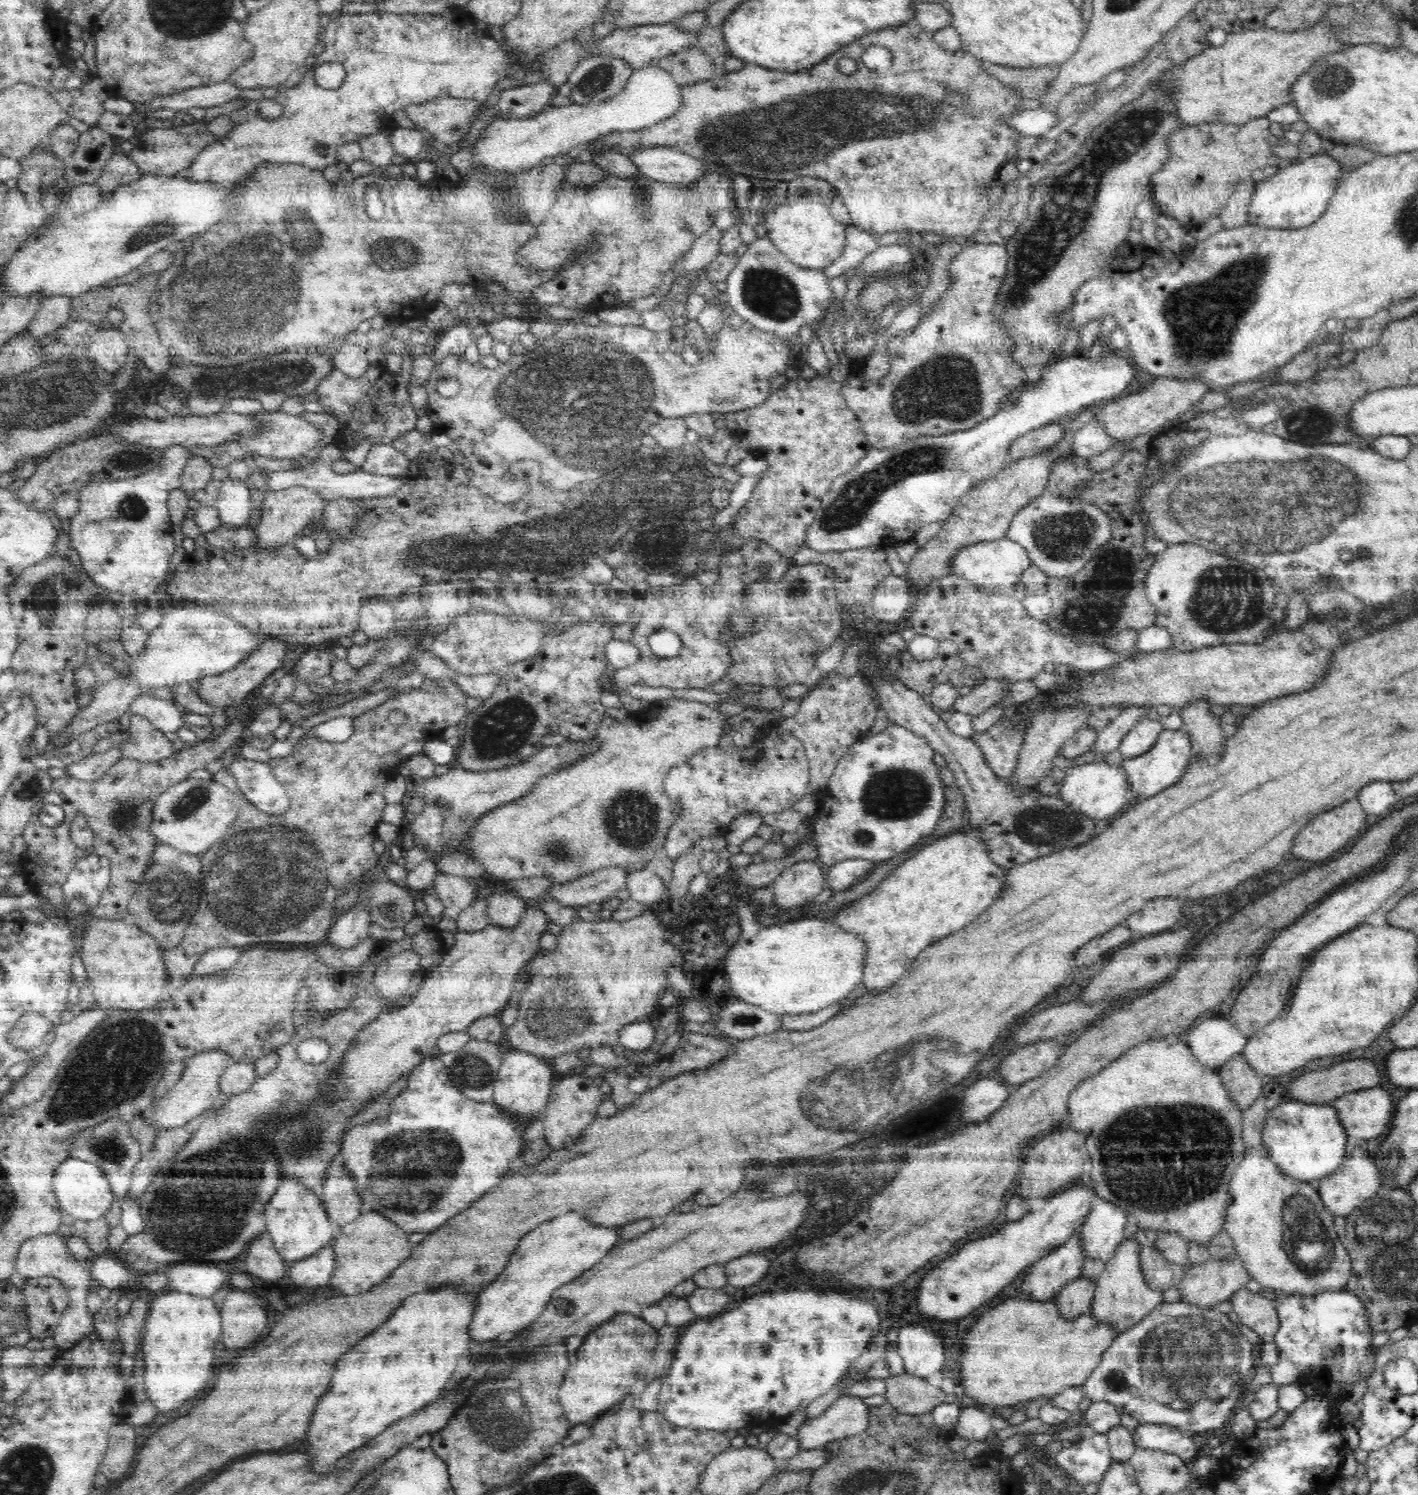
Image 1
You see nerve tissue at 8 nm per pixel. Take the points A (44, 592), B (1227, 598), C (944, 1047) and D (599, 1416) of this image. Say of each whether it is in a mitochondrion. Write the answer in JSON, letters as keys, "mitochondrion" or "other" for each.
{"A":"mitochondrion","B":"mitochondrion","C":"mitochondrion","D":"other"}

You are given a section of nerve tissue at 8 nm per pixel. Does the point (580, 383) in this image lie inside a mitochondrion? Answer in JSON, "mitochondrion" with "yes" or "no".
{"mitochondrion":"yes"}

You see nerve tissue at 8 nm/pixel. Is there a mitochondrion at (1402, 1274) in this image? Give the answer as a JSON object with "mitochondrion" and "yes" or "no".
{"mitochondrion":"yes"}

